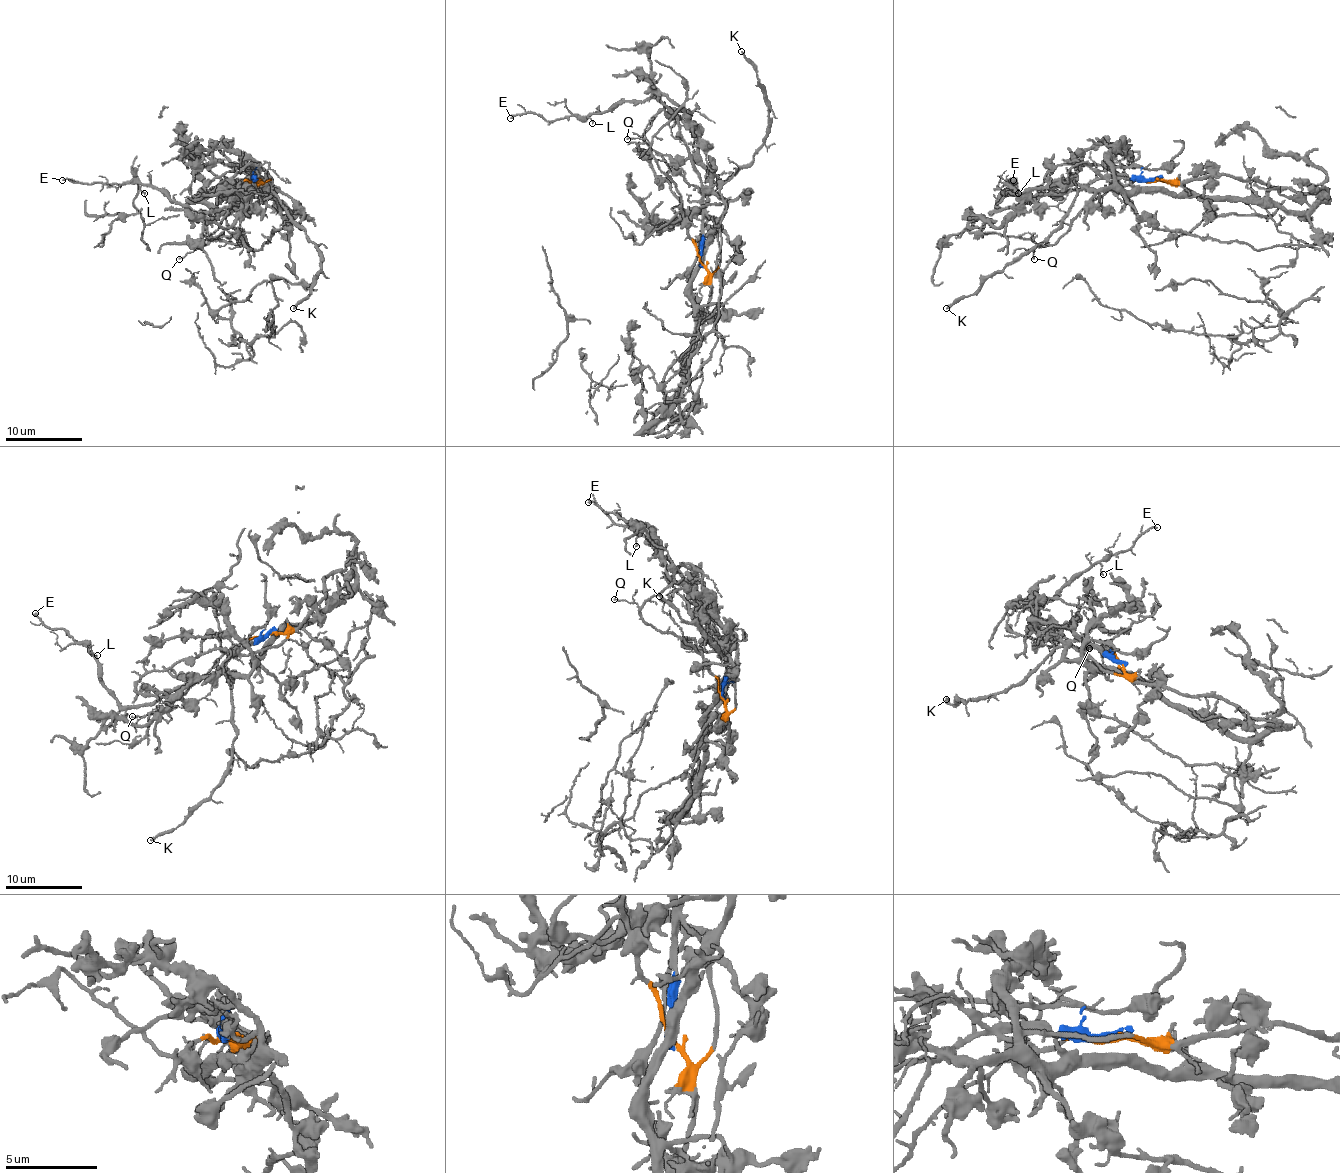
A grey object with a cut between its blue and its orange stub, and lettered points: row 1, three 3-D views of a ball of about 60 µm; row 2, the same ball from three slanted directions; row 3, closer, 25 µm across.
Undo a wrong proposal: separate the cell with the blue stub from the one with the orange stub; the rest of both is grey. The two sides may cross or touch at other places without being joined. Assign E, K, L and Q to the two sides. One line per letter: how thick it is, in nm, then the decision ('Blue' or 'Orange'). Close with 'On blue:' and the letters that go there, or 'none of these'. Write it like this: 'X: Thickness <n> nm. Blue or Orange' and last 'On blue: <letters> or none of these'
E: Thickness 170 nm. Blue
K: Thickness 190 nm. Blue
L: Thickness 110 nm. Blue
Q: Thickness 120 nm. Orange
On blue: E, K, L

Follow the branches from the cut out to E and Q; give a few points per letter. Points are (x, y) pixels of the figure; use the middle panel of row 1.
E: (700, 260), (700, 176), (679, 120), (656, 99), (619, 101), (589, 116), (544, 120), (525, 112), (510, 118)
Q: (700, 262), (696, 243), (687, 230), (681, 193), (654, 158), (648, 141), (627, 139)

